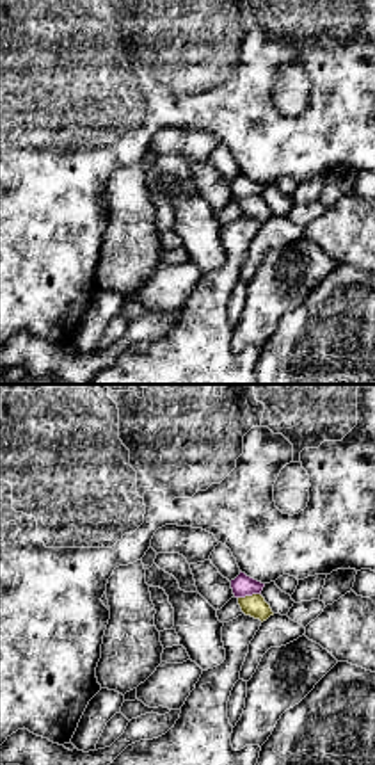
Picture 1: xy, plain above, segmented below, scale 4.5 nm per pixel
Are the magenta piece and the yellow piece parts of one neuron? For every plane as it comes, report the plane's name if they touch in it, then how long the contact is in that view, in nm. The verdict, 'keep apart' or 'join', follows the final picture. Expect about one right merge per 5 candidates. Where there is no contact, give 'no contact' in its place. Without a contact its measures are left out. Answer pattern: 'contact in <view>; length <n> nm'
contact in xy; length 110 nm

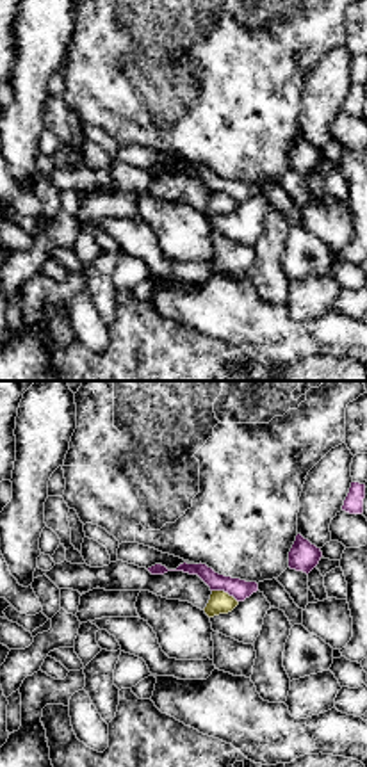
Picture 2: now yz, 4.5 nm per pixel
contact in yz; length 130 nm

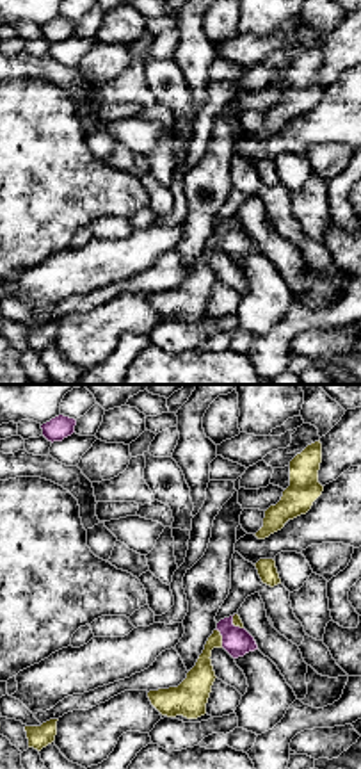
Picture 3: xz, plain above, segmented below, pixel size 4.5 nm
contact in xz; length 90 nm

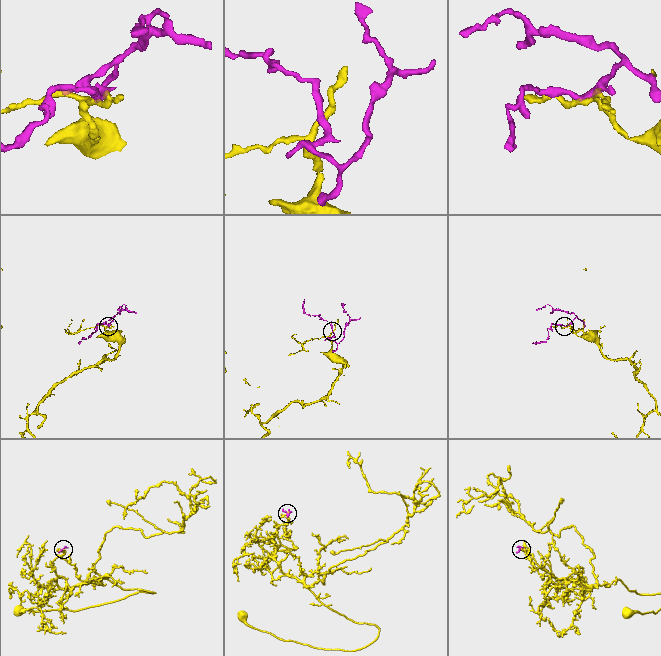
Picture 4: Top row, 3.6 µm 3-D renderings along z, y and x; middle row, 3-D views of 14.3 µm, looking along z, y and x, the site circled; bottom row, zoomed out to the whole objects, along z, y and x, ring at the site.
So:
keep apart

